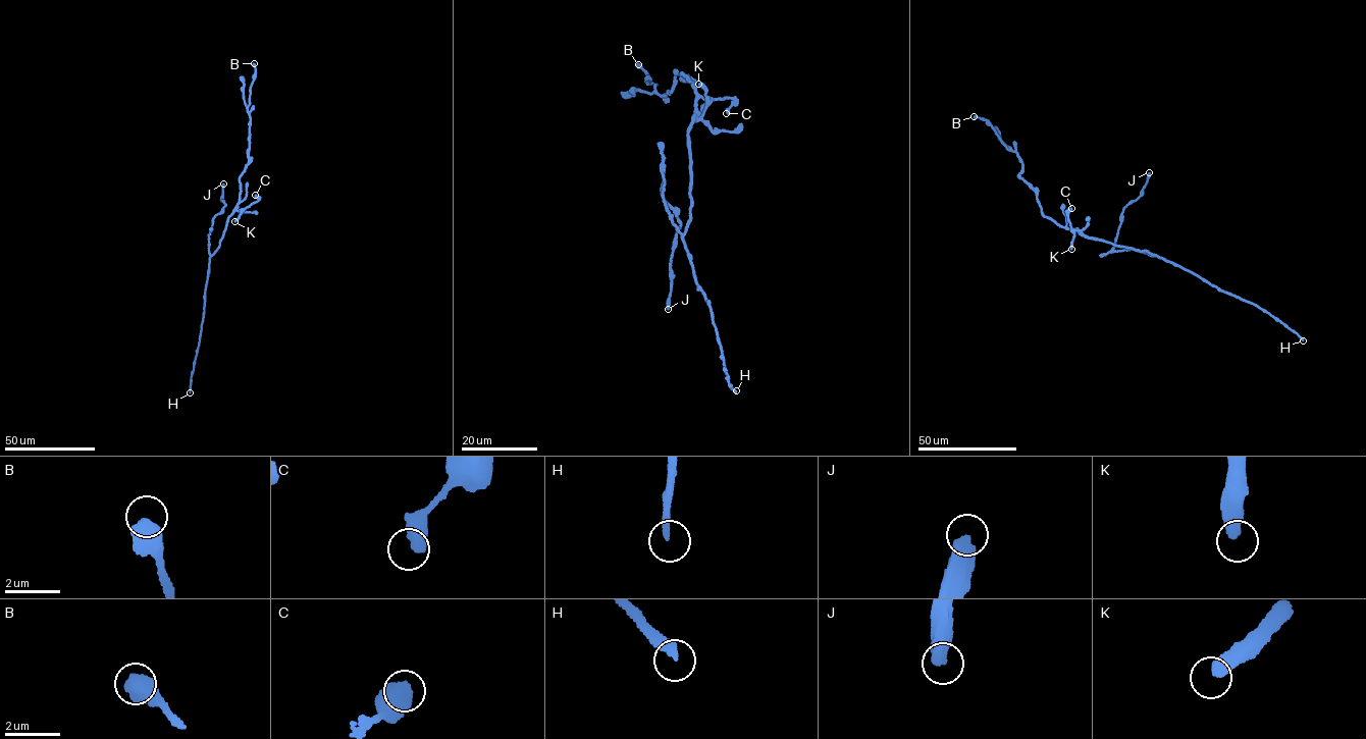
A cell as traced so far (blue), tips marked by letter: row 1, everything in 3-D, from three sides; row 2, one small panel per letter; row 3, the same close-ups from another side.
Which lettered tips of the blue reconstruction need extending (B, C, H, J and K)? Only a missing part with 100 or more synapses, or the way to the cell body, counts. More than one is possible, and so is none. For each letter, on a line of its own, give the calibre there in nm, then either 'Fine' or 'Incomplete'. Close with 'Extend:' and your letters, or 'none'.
B: Thickness 650 nm. Fine
C: Thickness 600 nm. Fine
H: Thickness 260 nm. Incomplete
J: Thickness 550 nm. Fine
K: Thickness 480 nm. Fine
Extend: H

